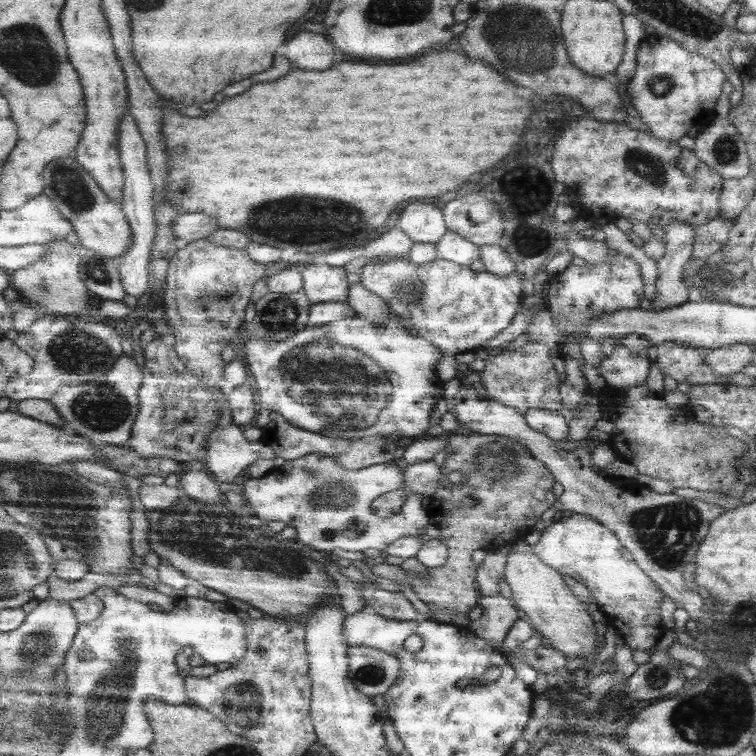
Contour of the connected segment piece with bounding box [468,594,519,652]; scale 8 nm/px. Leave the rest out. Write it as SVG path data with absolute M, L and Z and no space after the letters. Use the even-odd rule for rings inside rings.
M501 594L496 596L480 596L479 608L481 618L470 621L468 626L478 637L484 639L488 645L503 652L501 644L506 633L518 618L516 608L508 598Z

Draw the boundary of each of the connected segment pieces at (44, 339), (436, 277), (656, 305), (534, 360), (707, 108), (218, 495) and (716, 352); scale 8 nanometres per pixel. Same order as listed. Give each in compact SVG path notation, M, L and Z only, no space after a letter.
M48 314L42 316L28 332L15 335L15 341L22 350L31 354L36 360L34 370L28 375L13 376L5 390L5 396L12 400L19 400L21 404L28 401L50 400L52 401L56 393L65 386L80 386L105 379L107 372L110 372L117 362L125 355L122 346L122 334L116 330L113 323L97 324L91 317L70 317L60 314Z
M409 258L370 261L360 271L361 282L368 290L386 299L396 315L410 320L418 334L430 338L430 342L442 350L443 358L439 362L439 374L442 380L450 382L458 376L461 363L456 358L464 352L476 352L485 348L498 334L503 333L512 323L522 306L525 294L522 292L523 279L513 272L508 276L494 275L492 272L478 272L477 267L468 267L457 262L436 259L428 264L414 264Z
M673 220L664 228L665 253L657 260L658 280L649 310L664 310L688 302L685 267L692 257L695 228L687 222Z
M528 341L518 350L501 349L492 353L489 359L485 360L485 368L480 372L481 381L479 386L488 399L494 402L515 408L520 414L523 414L530 408L541 408L542 410L560 412L563 408L559 395L560 379L550 355L548 355L548 347L540 342Z
M654 33L640 42L637 61L636 74L626 85L622 97L638 111L651 135L676 142L696 120L715 116L715 105L727 79L710 58L689 52L674 40Z
M189 469L180 477L179 485L188 497L204 504L216 505L218 500L224 498L220 484L214 482L214 478L202 470Z
M733 344L722 348L709 349L705 363L718 376L741 372L744 366L751 364L753 344Z

